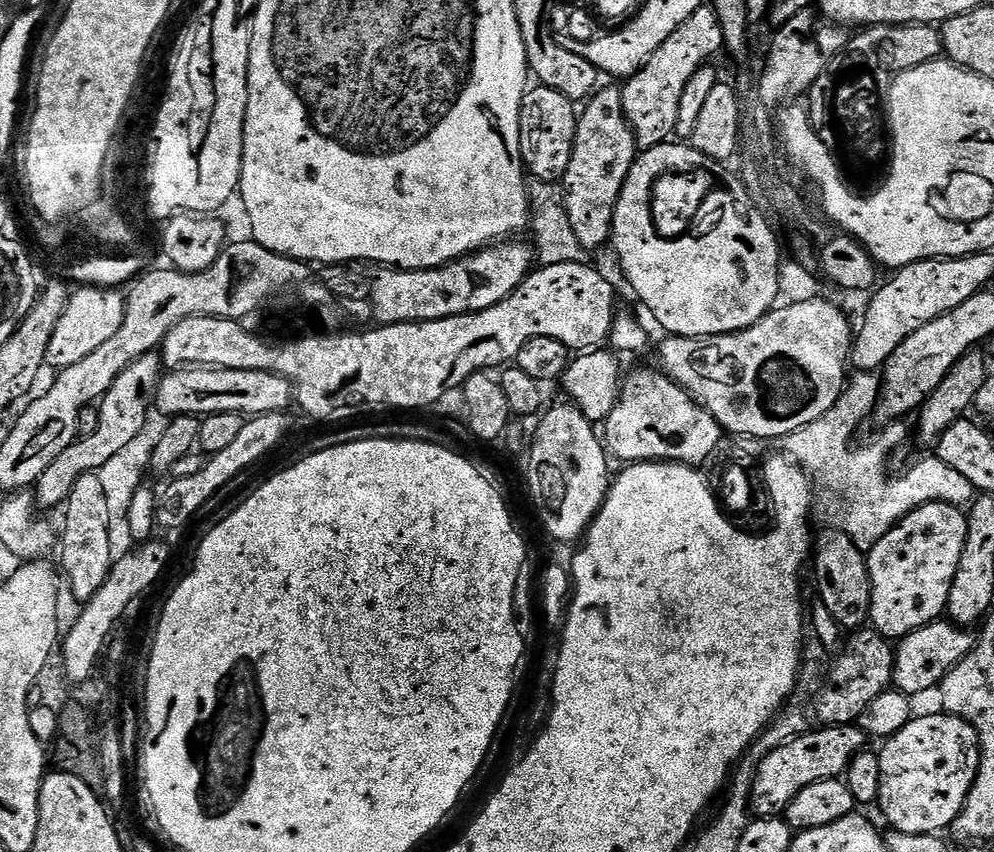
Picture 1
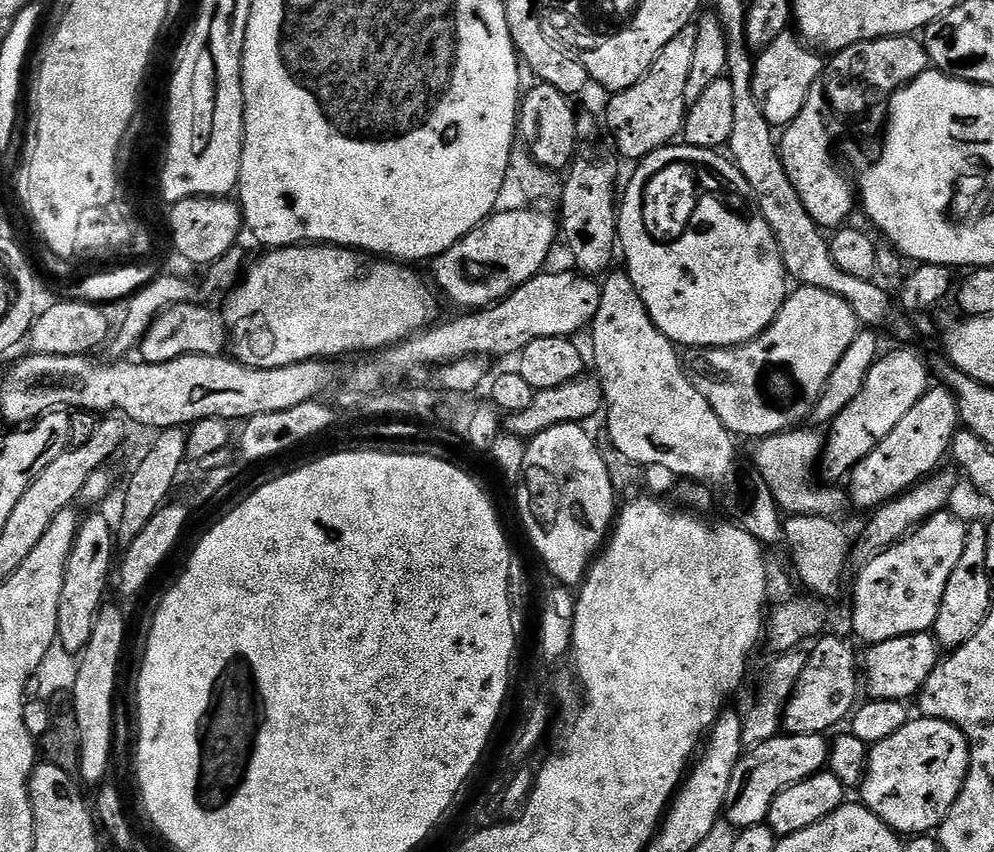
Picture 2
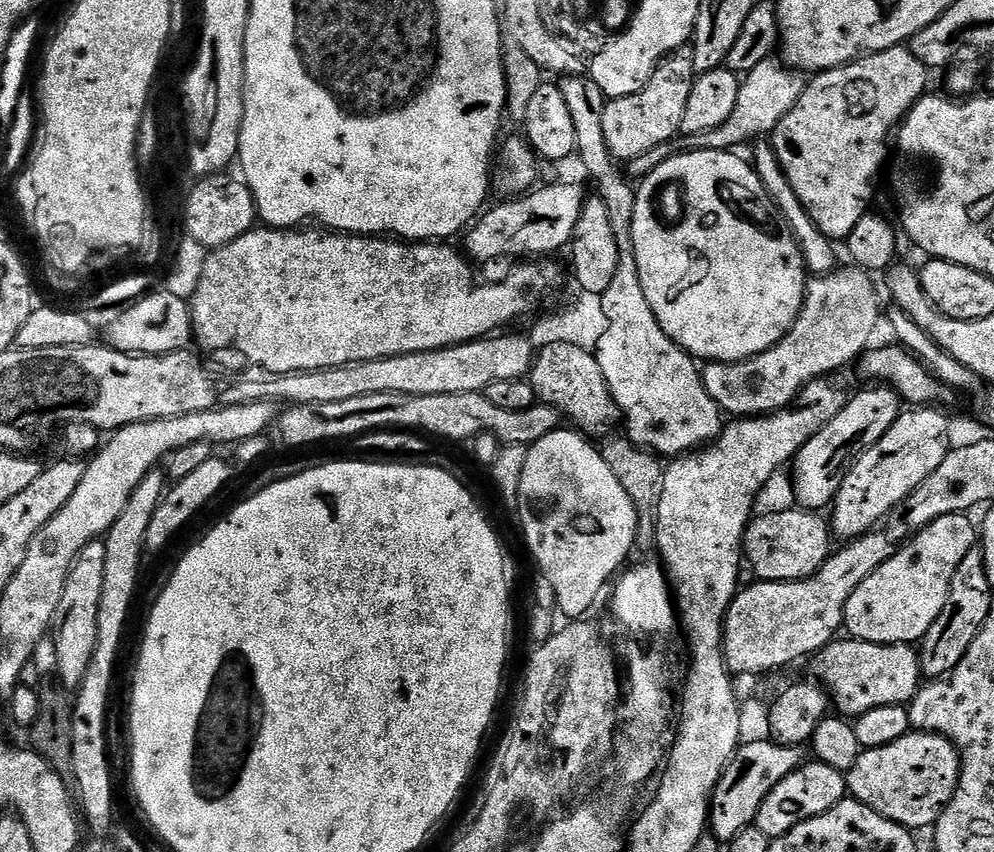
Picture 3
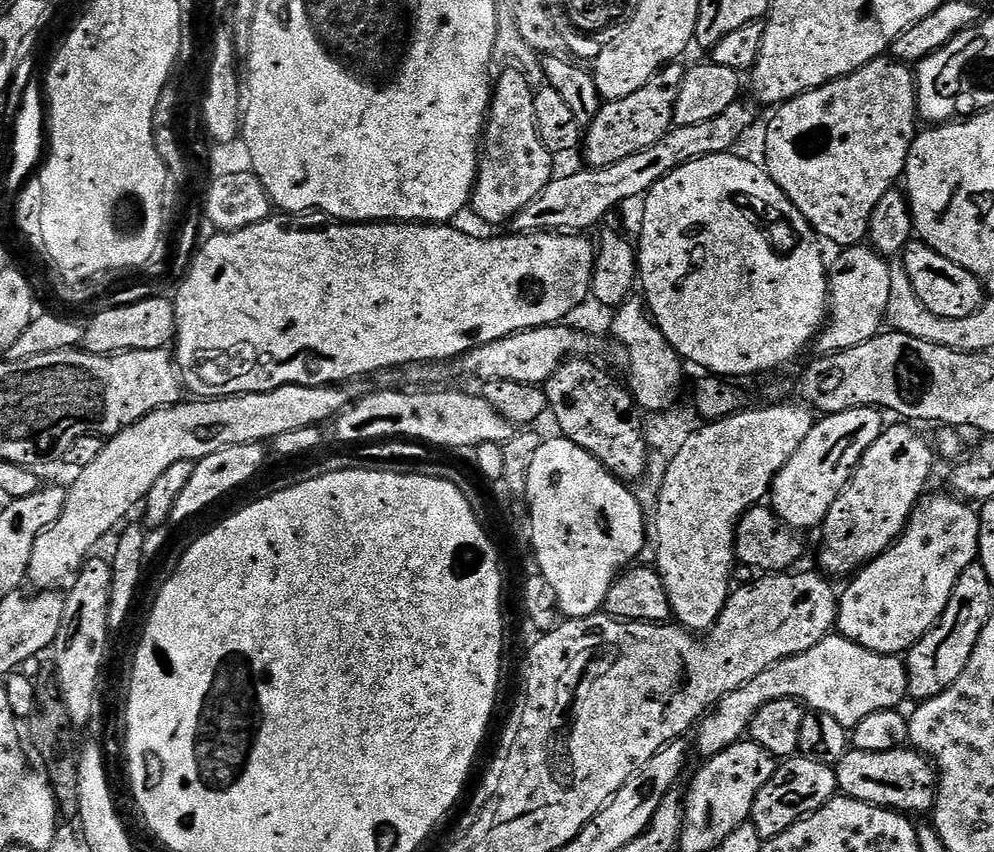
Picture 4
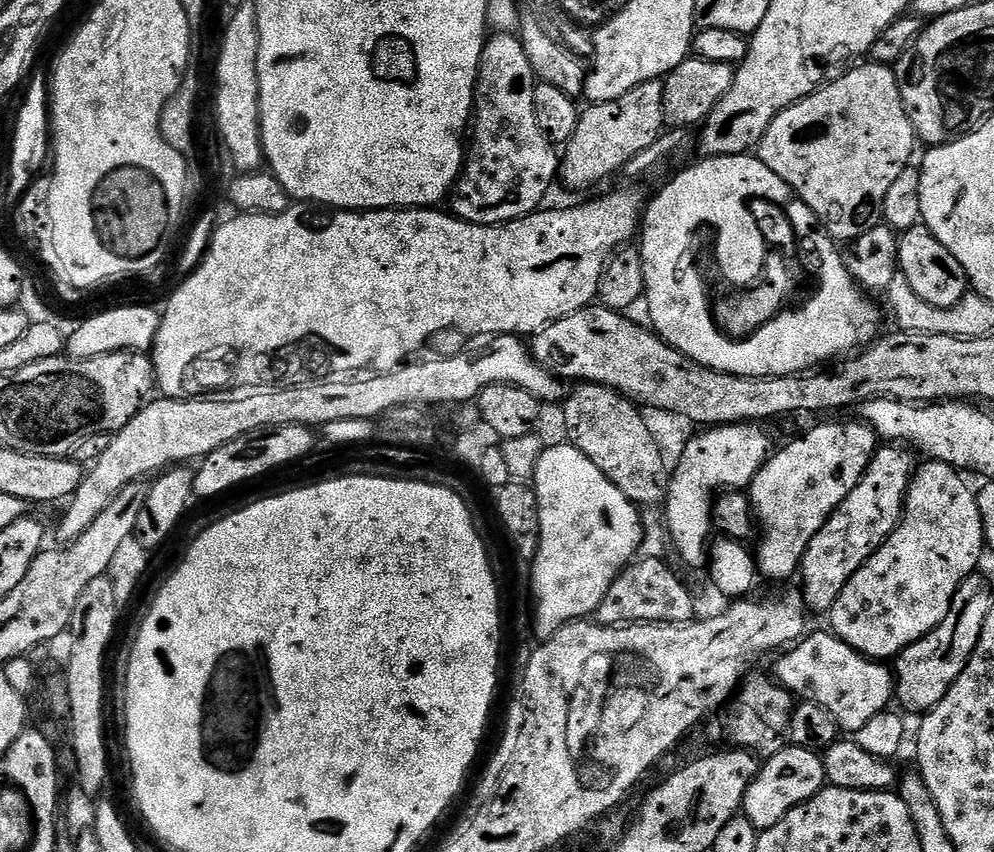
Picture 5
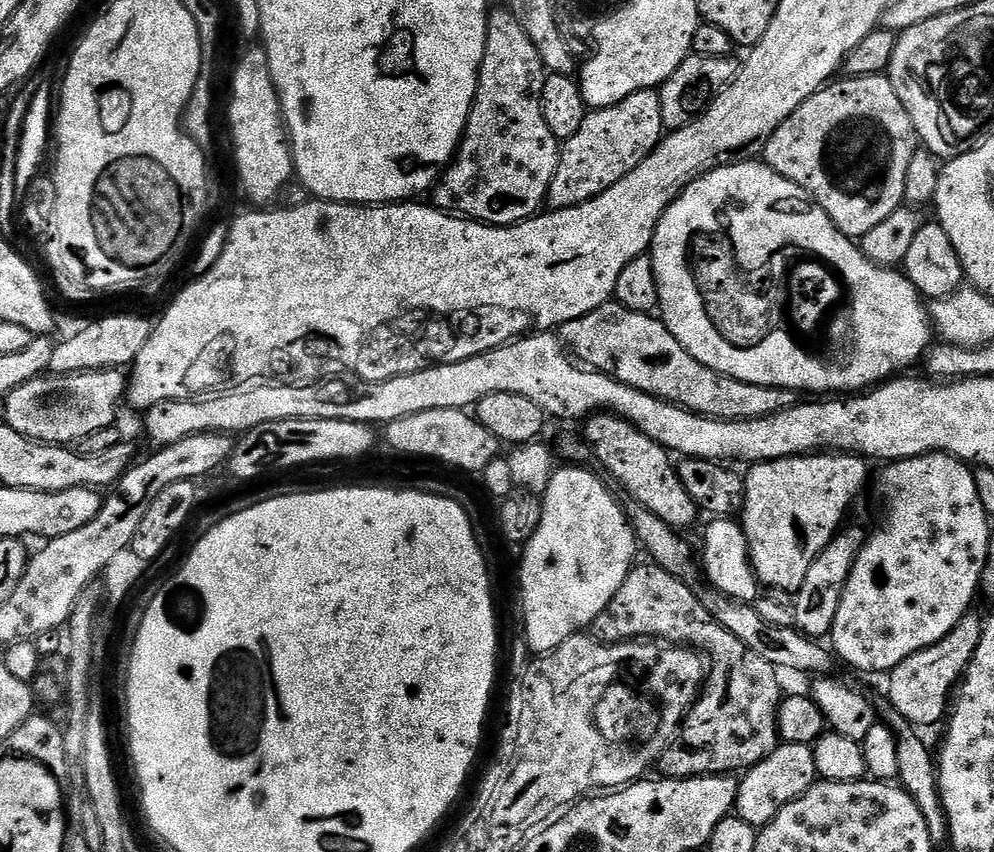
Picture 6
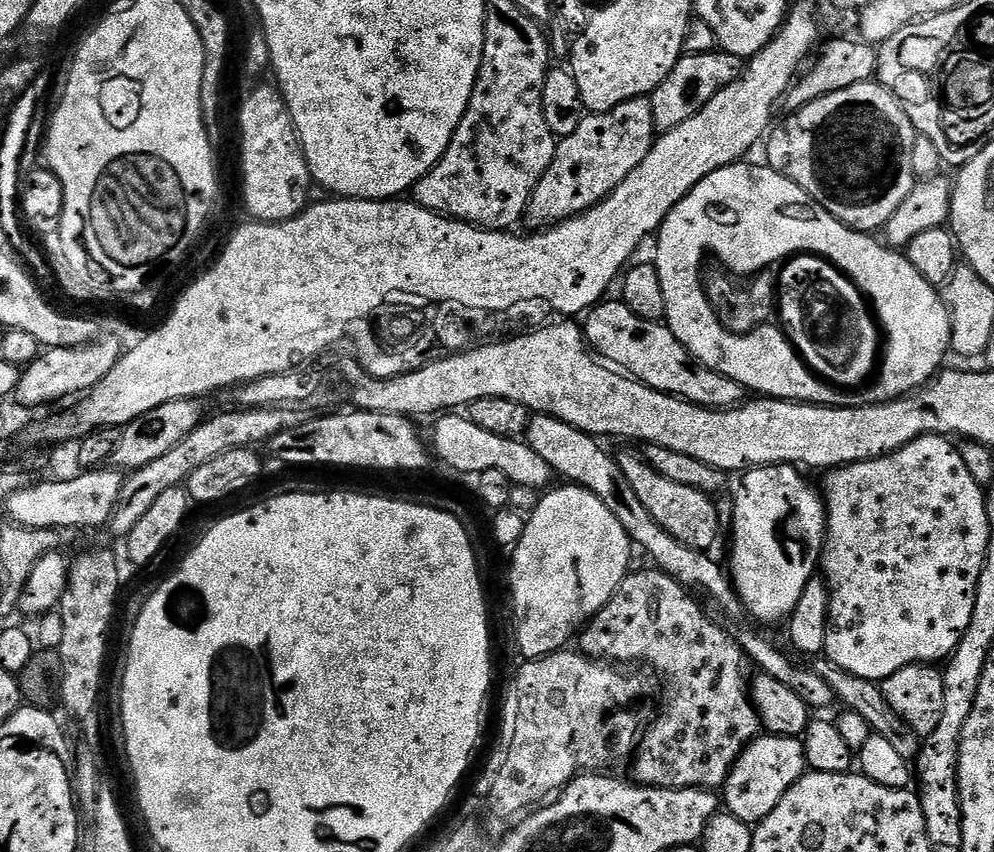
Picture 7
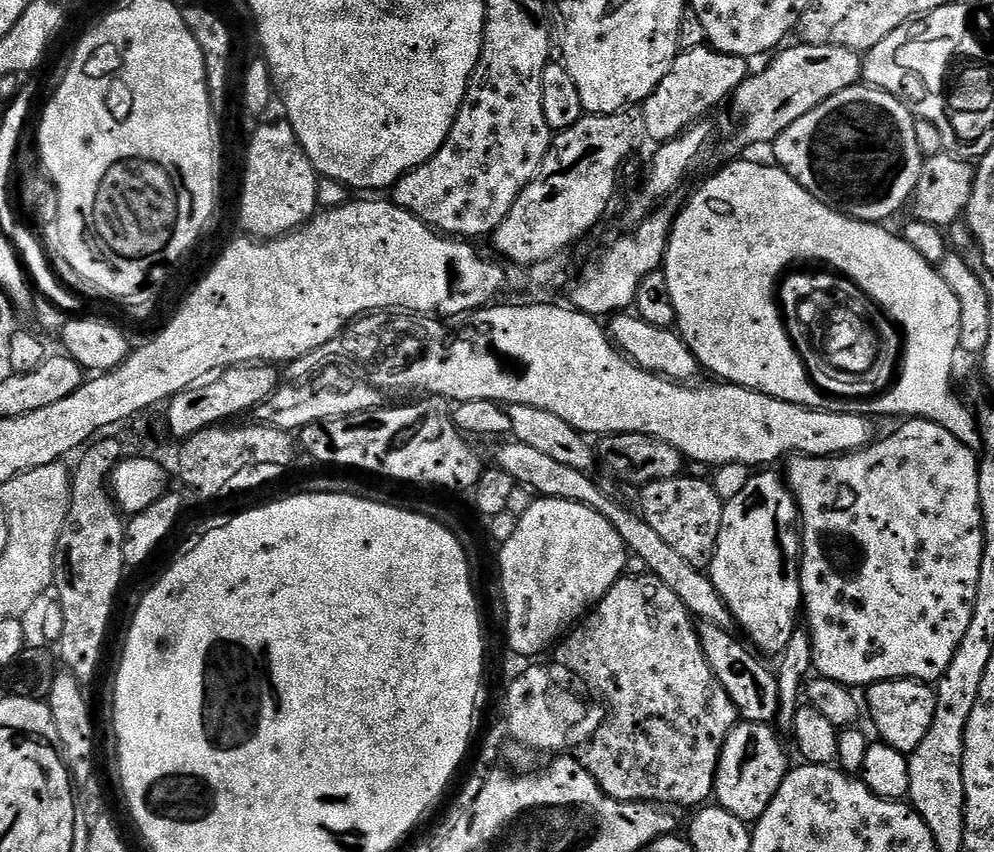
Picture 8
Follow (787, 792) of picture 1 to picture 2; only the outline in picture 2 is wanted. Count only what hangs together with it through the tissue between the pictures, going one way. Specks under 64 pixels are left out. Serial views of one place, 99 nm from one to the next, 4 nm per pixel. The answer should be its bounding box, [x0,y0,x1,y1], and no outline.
[726,734,829,830]

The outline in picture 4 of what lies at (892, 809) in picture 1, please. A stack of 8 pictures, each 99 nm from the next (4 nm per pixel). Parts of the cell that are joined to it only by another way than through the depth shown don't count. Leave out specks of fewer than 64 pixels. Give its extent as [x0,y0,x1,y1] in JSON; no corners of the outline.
[834,746,938,814]

